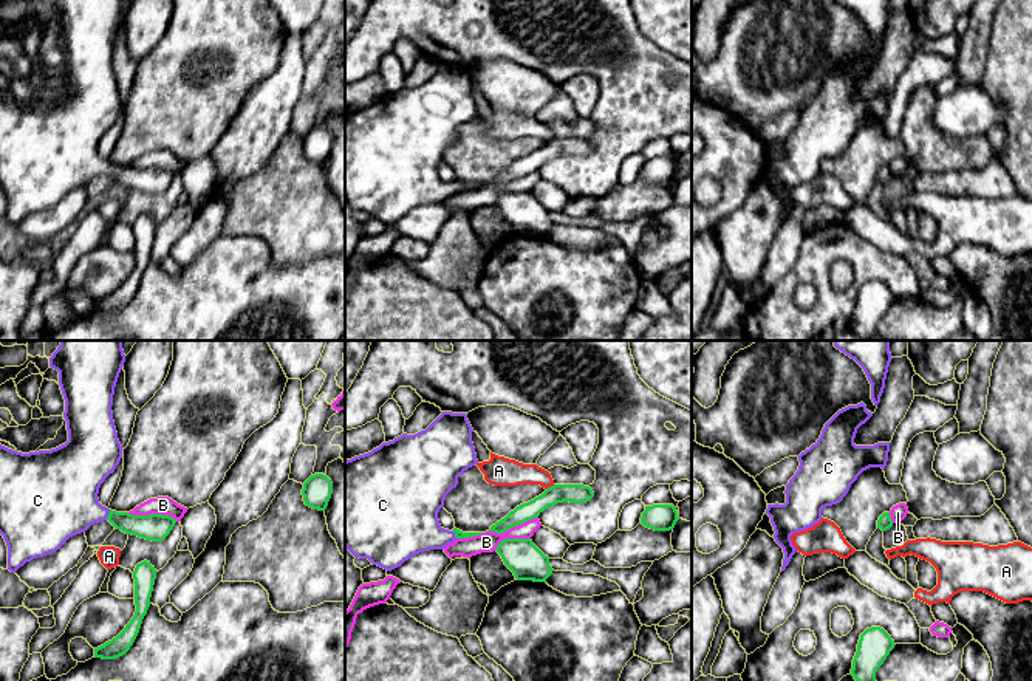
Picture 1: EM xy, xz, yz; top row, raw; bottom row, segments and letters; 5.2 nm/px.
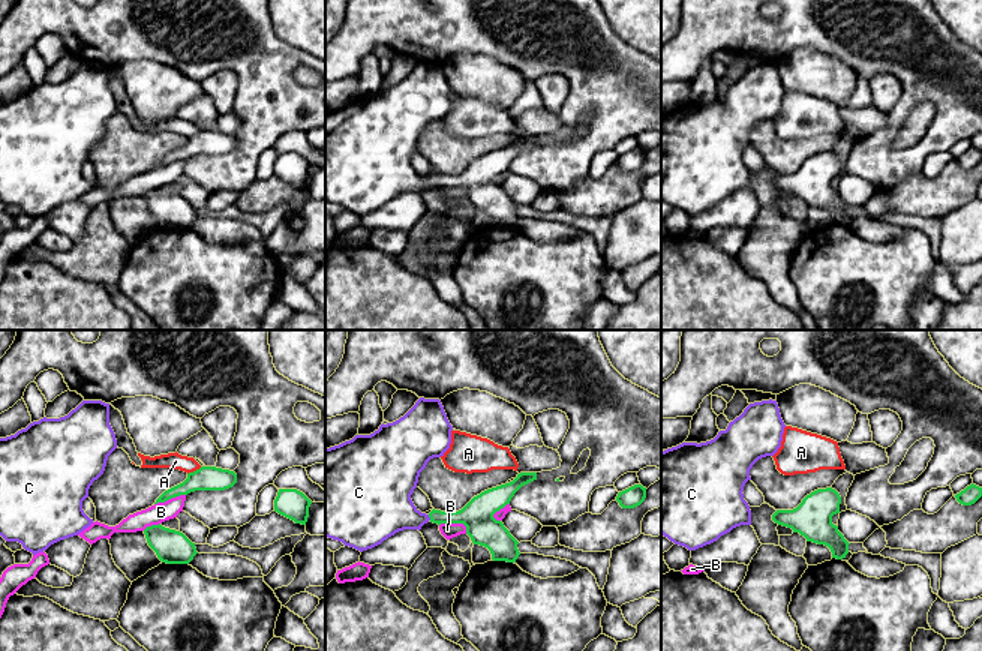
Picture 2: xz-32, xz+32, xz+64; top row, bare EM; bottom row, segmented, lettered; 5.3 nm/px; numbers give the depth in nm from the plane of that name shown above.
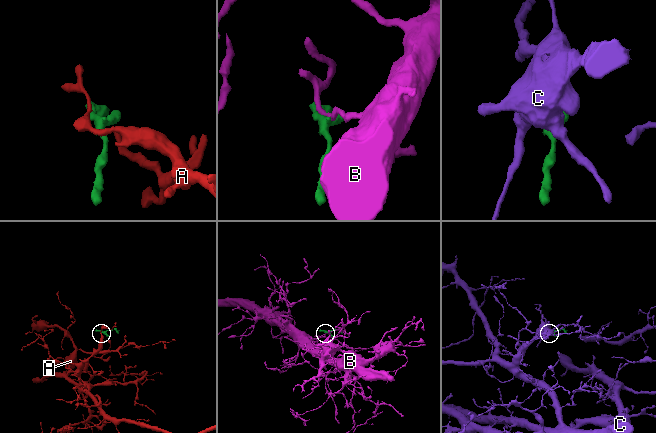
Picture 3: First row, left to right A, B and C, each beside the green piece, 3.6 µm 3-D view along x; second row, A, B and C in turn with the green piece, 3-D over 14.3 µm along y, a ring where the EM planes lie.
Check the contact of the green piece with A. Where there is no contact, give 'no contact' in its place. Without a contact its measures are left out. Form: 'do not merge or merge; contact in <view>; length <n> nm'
do not merge; contact in xz; length 50 nm

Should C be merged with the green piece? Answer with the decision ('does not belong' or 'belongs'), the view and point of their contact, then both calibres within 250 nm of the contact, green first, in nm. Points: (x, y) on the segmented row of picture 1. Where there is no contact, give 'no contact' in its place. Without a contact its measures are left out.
belongs | xy (109, 514) | 140/360 nm

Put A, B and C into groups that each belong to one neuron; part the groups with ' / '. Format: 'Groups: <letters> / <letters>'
Groups: A / B / C

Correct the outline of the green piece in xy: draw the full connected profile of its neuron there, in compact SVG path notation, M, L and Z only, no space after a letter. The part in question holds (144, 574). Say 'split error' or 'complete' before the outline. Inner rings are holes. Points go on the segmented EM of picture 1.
complete; M147 560L136 565L133 571L136 605L135 616L116 638L94 648L94 658L116 659L130 650L139 633L142 619L150 607L156 573L158 571L155 566L152 566Z

